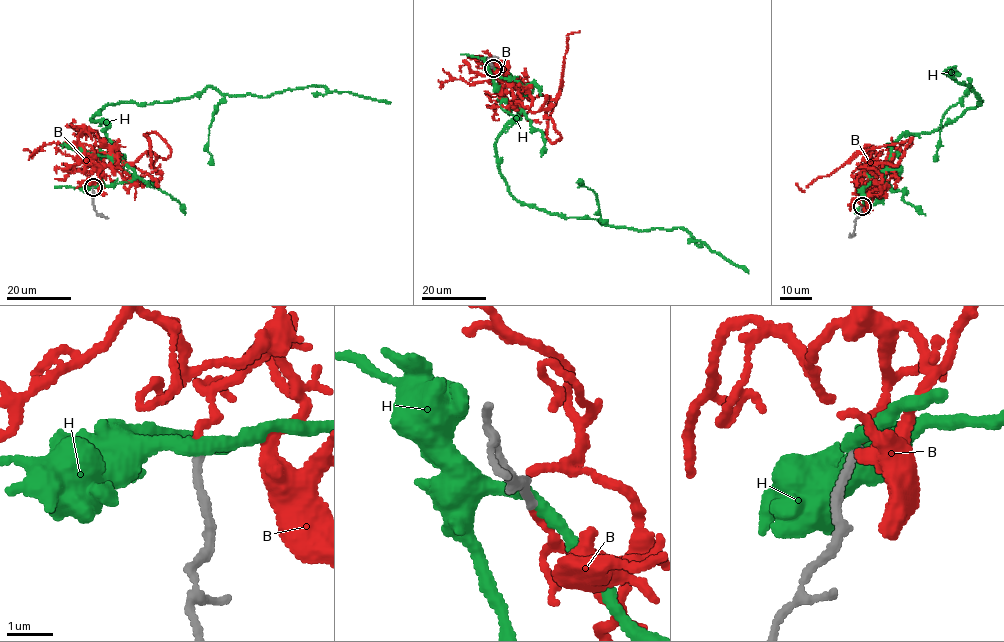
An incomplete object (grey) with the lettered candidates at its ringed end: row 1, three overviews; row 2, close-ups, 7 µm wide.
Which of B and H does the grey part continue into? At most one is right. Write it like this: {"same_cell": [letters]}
{"same_cell": ["B"]}

